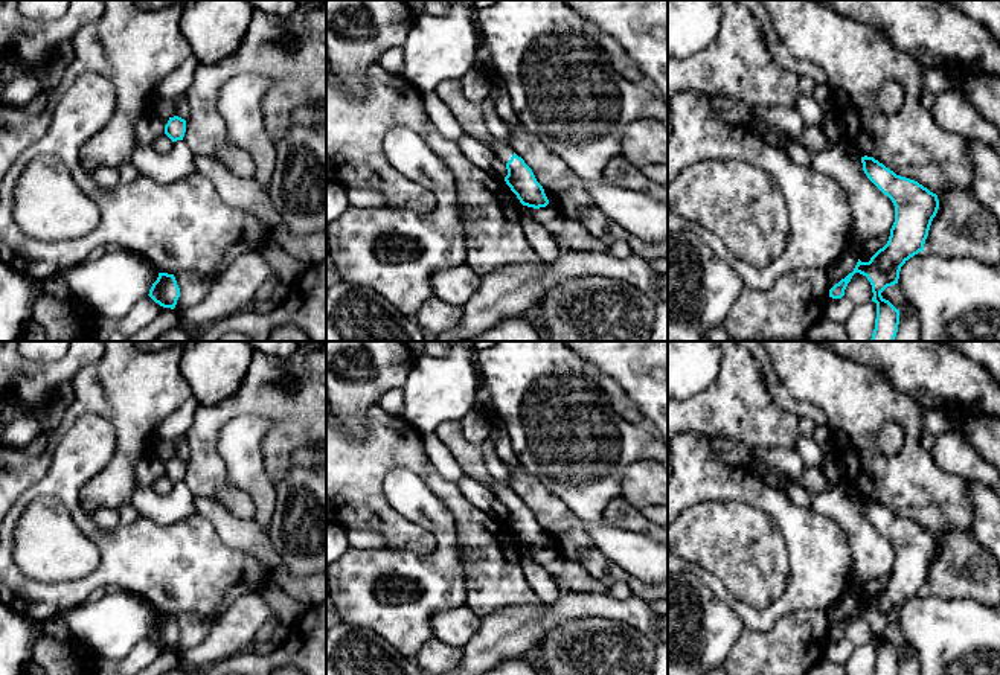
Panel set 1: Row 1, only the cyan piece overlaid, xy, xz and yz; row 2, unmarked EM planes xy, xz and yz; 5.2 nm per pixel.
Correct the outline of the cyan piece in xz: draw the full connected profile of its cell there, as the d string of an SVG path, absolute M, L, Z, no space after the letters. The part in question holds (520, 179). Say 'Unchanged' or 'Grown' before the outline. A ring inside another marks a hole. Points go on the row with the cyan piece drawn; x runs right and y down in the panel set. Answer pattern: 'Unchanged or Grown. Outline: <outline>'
Grown. Outline: M497 139L492 142L492 151L506 166L506 184L517 195L520 203L527 207L540 209L549 204L543 186L537 181L532 169L518 157L512 148Z

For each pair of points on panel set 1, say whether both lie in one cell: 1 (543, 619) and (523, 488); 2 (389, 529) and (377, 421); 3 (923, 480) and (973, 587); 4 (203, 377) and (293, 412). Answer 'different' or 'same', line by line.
1: different
2: same
3: different
4: different

